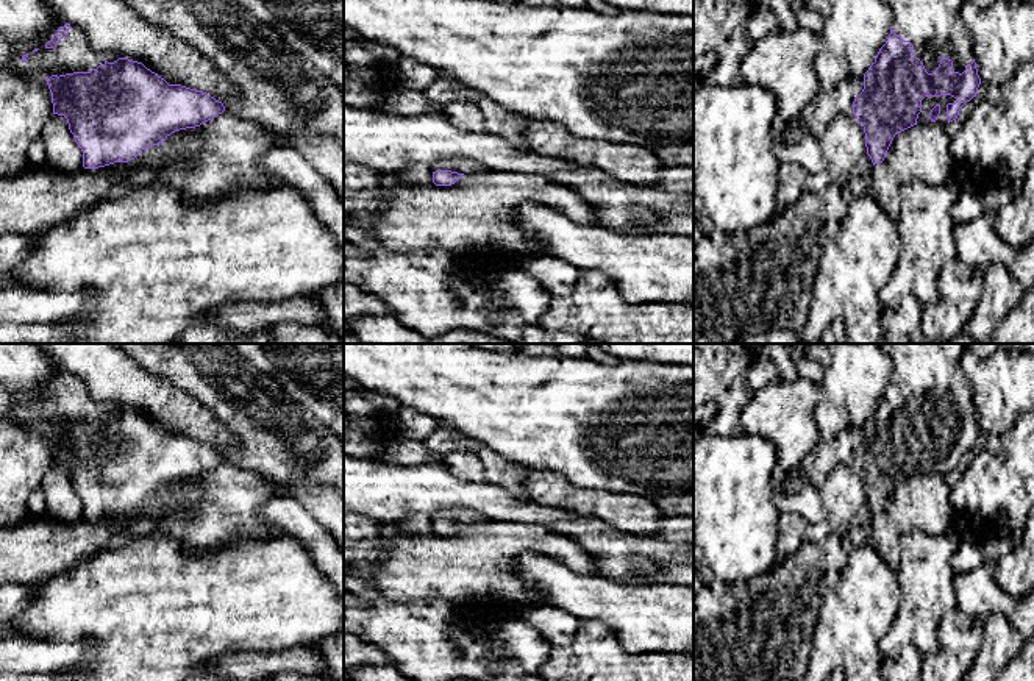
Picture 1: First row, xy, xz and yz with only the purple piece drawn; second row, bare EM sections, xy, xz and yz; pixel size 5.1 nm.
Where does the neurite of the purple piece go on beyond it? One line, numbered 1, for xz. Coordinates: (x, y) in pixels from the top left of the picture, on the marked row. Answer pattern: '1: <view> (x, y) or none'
1: xz (455, 164)

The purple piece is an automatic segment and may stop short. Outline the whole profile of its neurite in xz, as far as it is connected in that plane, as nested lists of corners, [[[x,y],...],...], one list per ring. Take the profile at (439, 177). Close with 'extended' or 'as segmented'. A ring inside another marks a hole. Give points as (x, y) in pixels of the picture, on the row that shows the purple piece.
[[[464,158],[444,159],[433,164],[431,169],[433,183],[436,186],[451,186],[465,173],[478,173],[486,170],[483,164]]] | extended

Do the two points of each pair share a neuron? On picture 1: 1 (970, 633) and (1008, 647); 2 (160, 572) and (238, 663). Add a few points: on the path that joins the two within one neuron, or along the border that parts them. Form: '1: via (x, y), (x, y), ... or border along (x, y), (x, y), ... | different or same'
1: border along (984, 622), (981, 645), (972, 664) | different
2: border along (267, 653), (228, 652), (210, 664) | different

